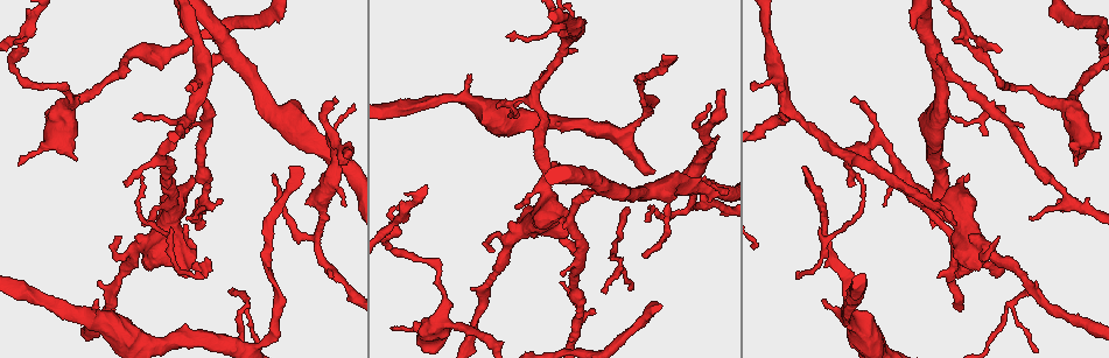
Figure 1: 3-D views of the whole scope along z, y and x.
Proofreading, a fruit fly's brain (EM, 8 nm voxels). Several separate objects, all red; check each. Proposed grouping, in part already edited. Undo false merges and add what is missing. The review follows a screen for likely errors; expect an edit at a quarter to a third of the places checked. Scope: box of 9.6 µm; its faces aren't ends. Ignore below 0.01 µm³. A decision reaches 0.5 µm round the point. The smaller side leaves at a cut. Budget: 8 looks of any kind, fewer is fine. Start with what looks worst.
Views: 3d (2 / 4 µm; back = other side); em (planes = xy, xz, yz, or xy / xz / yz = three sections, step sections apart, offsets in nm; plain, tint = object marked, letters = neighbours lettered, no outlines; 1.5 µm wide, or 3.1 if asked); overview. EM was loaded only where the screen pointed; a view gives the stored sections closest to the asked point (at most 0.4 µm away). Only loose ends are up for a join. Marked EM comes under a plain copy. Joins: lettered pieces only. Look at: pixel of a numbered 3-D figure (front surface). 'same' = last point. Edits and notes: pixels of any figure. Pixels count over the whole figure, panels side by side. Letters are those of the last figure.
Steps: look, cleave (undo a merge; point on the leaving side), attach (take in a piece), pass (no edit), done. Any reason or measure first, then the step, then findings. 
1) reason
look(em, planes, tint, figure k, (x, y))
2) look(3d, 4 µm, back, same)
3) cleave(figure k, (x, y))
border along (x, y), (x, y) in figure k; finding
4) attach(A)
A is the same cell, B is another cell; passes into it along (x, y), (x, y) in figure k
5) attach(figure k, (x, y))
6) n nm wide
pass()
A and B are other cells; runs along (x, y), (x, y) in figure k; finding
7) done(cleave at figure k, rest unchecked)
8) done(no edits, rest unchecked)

branch stops here
look(3d, 4 µm, figure 1, (805, 170))

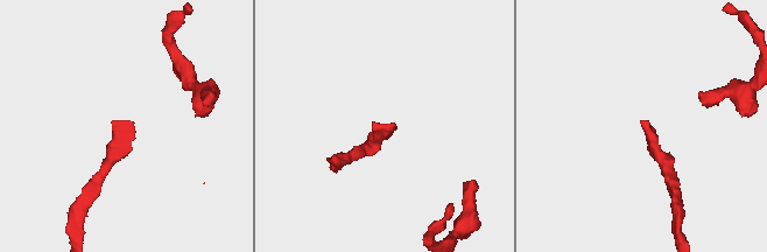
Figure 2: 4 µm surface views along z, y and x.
look(em, planes, letters, figure 2, (391, 123))

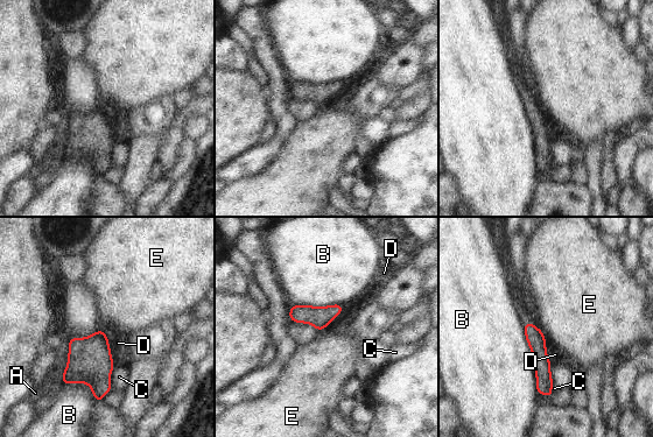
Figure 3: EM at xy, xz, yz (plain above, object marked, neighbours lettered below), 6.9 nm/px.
100 nm wide
pass()
A, B, C, D and E are other cells; no lettered piece goes on from it

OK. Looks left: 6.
tapers out
look(3d, 4 µm, figure 1, (966, 176))

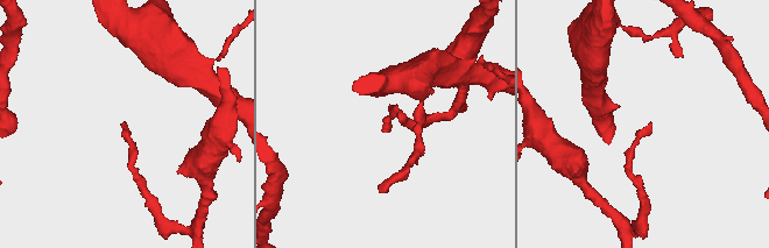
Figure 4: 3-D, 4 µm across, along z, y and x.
now the EM
look(em, planes, tint, figure 4, (122, 122))

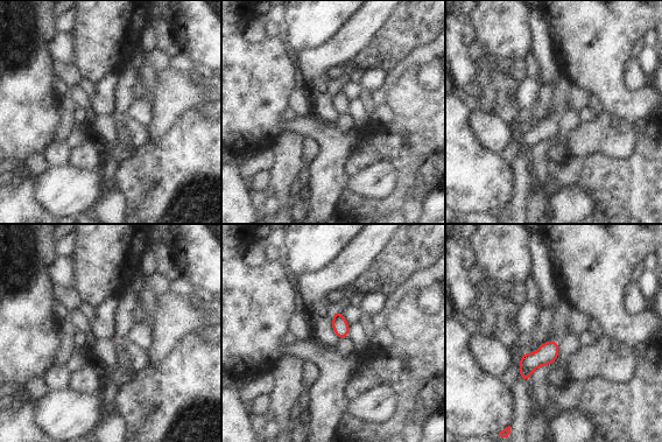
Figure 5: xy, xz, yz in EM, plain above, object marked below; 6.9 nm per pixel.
look(em, planes, letters, same)

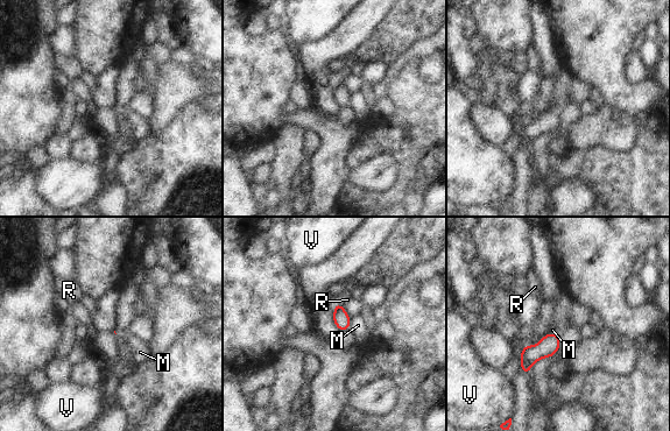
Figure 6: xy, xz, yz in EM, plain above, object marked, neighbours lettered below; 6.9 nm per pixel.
R touches over 140 nm
pass()
M, R and V are other cells; border along (350, 317), (350, 326), (347, 329) in figure 6; no lettered piece goes on from it

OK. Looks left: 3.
side arm on a straight run
look(em, planes, letters, figure 1, (940, 55))

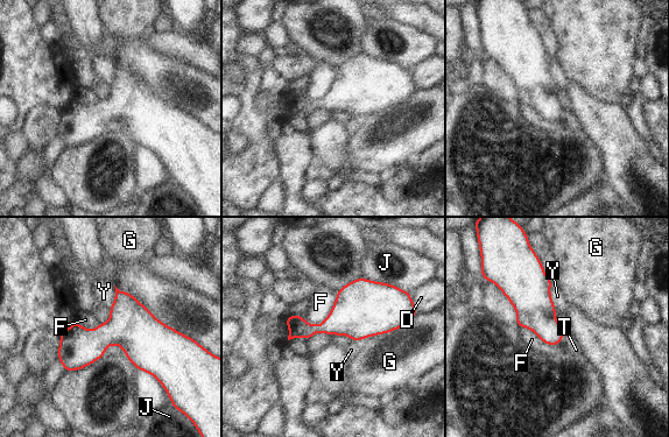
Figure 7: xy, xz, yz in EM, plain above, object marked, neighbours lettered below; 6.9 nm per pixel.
pass()
D, F, G, J, T and Y are other cells; all the same neuron

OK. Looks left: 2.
branch stops here
look(em, planes, tint, figure 1, (191, 128))

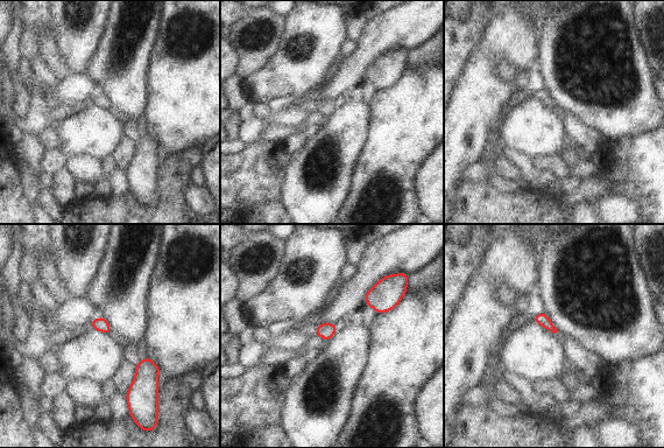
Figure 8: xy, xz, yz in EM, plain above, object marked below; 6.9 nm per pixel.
see the neighbours
look(em, planes, letters, same)

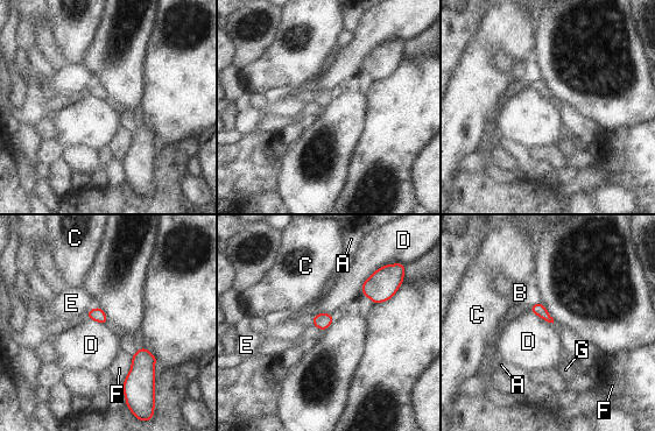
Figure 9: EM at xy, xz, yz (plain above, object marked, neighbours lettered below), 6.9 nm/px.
D touches over 240 nm
pass()
A, B, C, D, E, F and G are other cells; none of them fits

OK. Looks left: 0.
done(no edits, rest unchecked)

